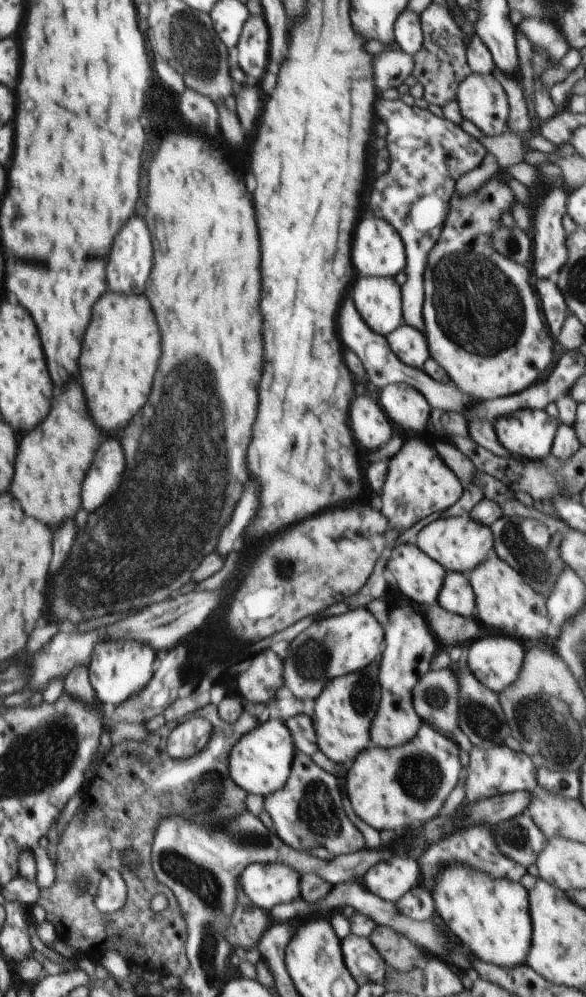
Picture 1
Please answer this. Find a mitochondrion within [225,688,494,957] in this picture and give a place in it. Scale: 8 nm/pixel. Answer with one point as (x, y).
(317, 802)

